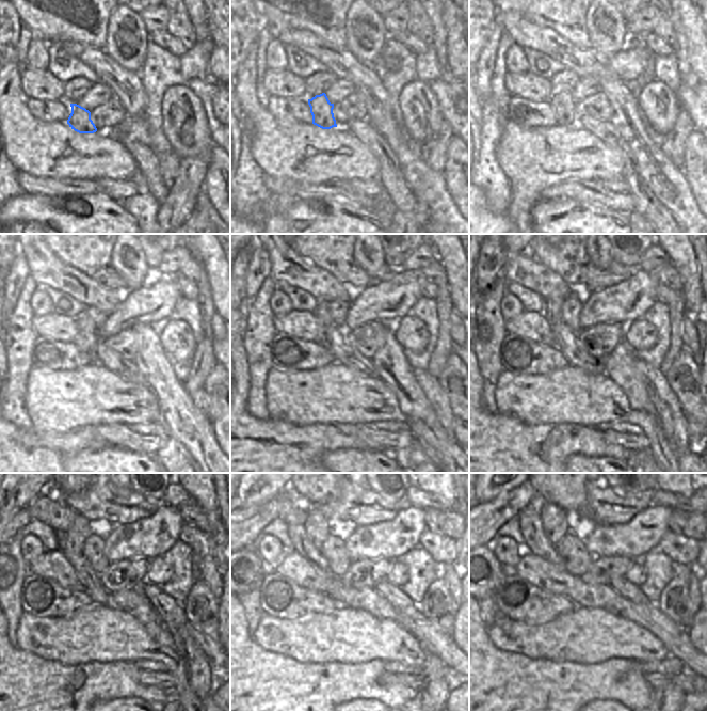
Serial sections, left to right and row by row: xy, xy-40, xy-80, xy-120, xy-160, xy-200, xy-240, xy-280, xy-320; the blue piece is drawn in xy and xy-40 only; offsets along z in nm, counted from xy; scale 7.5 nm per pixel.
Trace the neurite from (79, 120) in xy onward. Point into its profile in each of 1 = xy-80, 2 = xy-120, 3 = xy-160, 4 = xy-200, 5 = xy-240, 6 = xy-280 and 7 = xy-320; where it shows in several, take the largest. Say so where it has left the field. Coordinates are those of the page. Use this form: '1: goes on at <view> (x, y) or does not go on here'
1: goes on at xy-80 (563, 105)
2: goes on at xy-120 (86, 339)
3: goes on at xy-160 (321, 312)
4: goes on at xy-200 (553, 310)
5: goes on at xy-240 (77, 534)
6: goes on at xy-280 (317, 528)
7: goes on at xy-320 (553, 518)

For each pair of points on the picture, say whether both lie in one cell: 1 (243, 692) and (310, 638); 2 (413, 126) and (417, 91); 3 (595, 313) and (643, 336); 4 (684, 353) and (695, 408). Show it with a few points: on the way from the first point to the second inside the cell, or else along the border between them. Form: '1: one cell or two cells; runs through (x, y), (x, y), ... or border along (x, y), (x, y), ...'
1: two cells; border along (262, 649), (283, 653), (301, 662), (311, 662)
2: one cell; runs through (415, 117), (419, 112), (421, 99)
3: two cells; border along (642, 318), (636, 318), (627, 325)
4: one cell; runs through (684, 367), (684, 378), (689, 394)

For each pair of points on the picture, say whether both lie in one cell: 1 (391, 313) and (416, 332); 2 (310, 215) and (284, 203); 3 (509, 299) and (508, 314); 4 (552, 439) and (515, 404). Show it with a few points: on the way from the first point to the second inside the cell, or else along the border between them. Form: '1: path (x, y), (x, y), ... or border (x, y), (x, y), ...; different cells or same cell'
1: border (410, 314), (400, 318), (391, 326); different cells
2: border (294, 199), (284, 211), (284, 217), (288, 222); different cells
3: path (509, 302), (510, 311); same cell
4: border (512, 415), (527, 423), (561, 423); different cells

